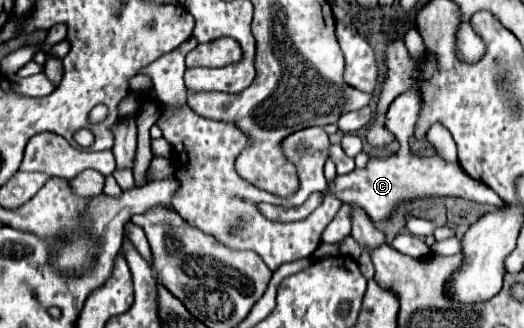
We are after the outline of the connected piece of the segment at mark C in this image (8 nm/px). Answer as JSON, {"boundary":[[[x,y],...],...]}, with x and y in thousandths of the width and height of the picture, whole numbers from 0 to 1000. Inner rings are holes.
{"boundary":[[[765,451],[758,470],[739,482],[708,482],[693,518],[677,512],[658,537],[643,537],[635,555],[628,555],[624,585],[632,585],[651,616],[677,616],[716,677],[742,665],[754,622],[800,598],[880,598],[918,622],[941,622],[952,634],[960,628],[960,610],[933,567],[891,537],[876,500],[849,494],[830,463],[815,476],[784,470],[777,451]]]}

